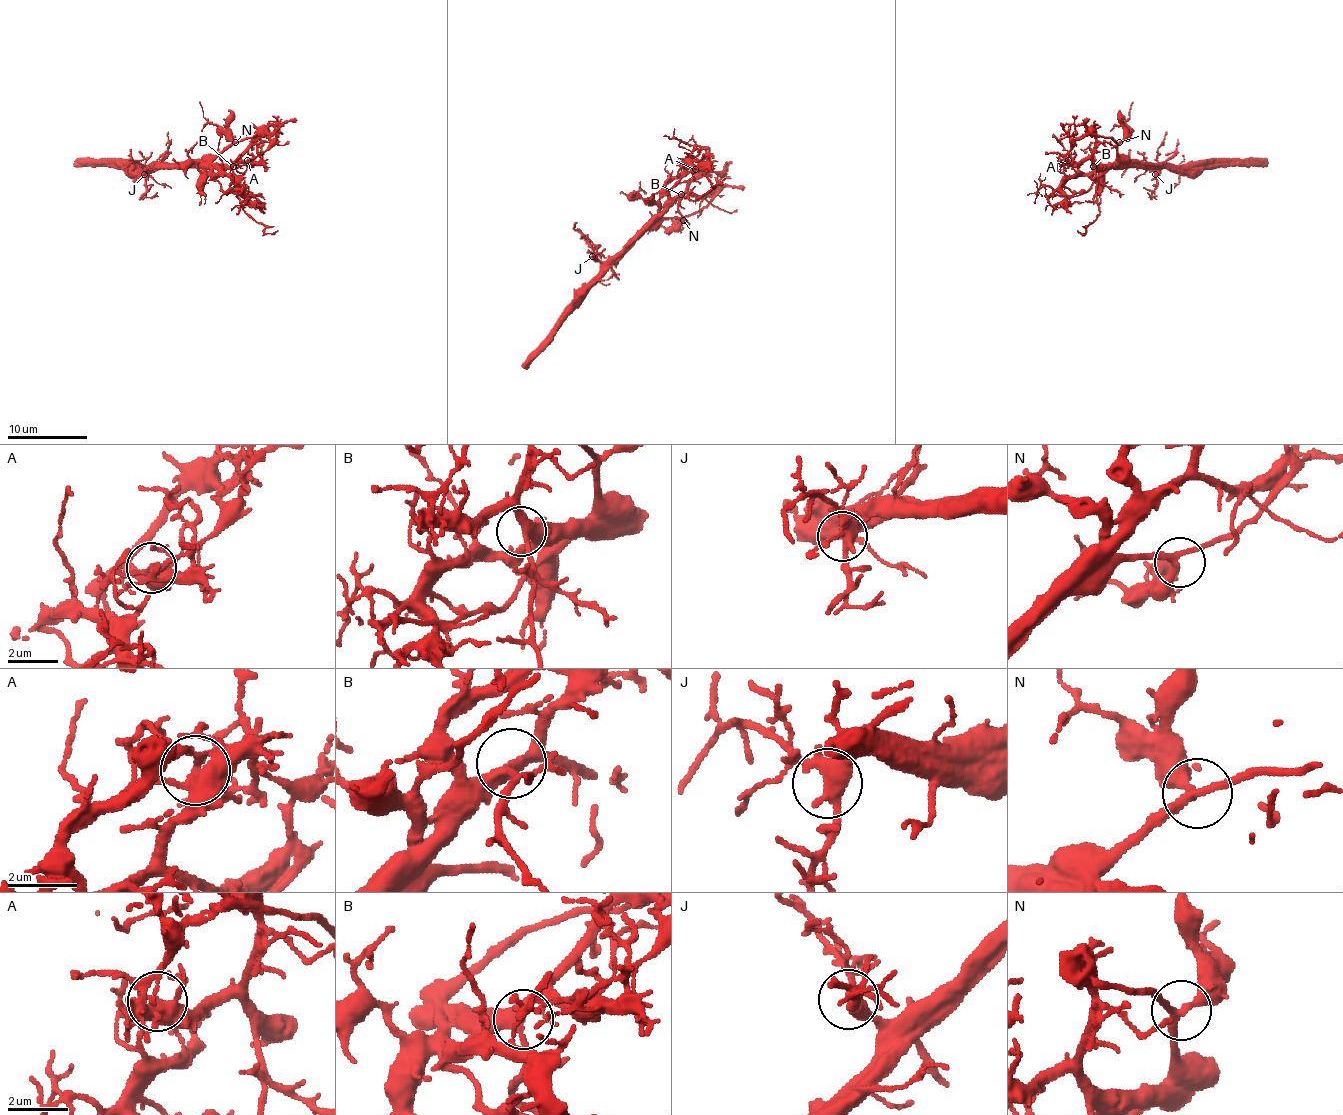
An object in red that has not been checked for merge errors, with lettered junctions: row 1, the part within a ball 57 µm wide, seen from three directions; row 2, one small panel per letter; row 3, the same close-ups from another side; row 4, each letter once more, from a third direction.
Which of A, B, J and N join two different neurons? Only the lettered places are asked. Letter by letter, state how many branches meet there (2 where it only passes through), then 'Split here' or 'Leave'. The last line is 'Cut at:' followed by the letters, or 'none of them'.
A: Branches: 6. Split here
B: Branches: 3. Leave
J: Branches: 3. Leave
N: Branches: 3. Leave
Cut at: A

